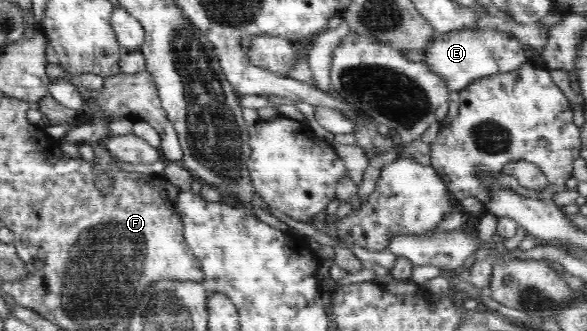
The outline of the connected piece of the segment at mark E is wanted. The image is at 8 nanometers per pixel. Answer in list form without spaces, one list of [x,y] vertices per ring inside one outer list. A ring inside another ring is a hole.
[[[467,28],[462,31],[439,33],[431,46],[423,51],[429,71],[443,77],[449,92],[467,88],[477,78],[487,78],[493,74],[505,74],[521,68],[529,56],[536,56],[536,50],[524,44],[513,34],[506,32],[483,32],[483,29]]]

